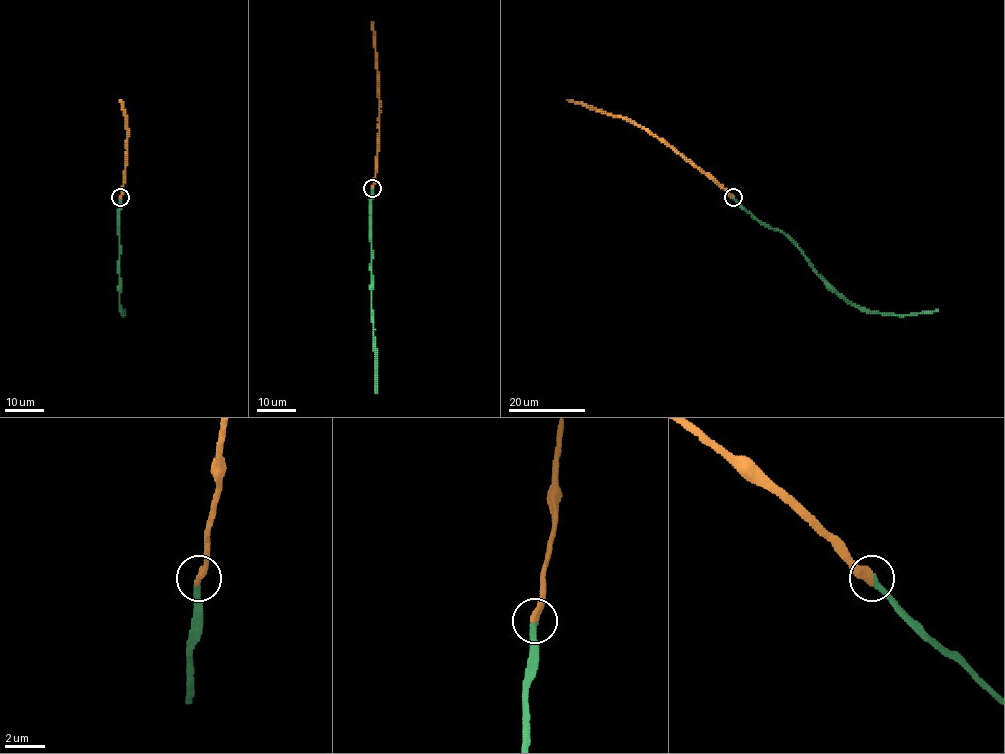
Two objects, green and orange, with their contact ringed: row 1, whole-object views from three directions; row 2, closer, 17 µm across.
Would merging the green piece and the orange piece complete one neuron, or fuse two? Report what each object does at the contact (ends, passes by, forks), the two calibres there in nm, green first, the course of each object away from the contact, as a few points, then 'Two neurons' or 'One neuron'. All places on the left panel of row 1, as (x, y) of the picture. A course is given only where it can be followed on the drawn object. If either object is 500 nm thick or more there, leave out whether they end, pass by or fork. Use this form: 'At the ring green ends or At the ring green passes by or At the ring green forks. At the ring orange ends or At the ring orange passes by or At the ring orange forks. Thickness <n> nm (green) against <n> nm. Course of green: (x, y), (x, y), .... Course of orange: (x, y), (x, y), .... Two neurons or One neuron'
At the ring green ends. At the ring orange ends. Thickness 280 nm (green) against 360 nm. Course of green: (121, 197), (119, 276), (123, 314), (124, 310). Course of orange: (121, 197), (127, 129), (120, 99). One neuron

